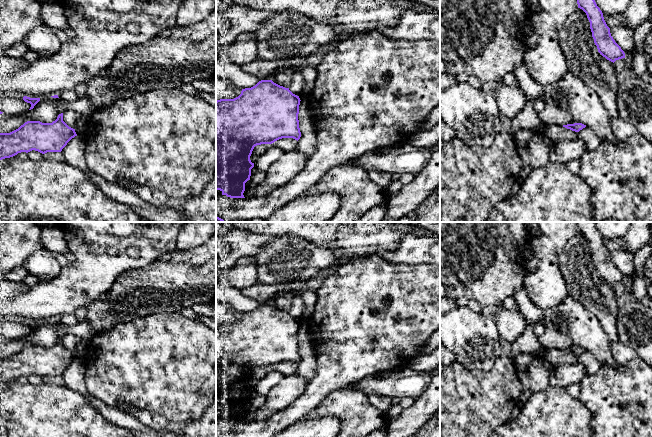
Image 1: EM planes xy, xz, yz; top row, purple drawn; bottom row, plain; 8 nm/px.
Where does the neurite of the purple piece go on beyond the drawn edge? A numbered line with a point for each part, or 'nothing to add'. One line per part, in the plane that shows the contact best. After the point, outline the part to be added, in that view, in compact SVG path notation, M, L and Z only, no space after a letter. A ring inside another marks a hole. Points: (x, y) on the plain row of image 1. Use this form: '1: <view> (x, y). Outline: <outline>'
nothing to add

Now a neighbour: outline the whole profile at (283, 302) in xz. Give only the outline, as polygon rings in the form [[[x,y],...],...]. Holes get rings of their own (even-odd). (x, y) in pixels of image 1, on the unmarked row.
[[[285,293],[285,294],[282,294],[278,297],[276,297],[272,302],[271,304],[280,309],[280,310],[283,310],[285,312],[289,312],[290,311],[290,308],[292,306],[292,302],[293,302],[293,298],[294,298],[294,294],[293,293]]]

